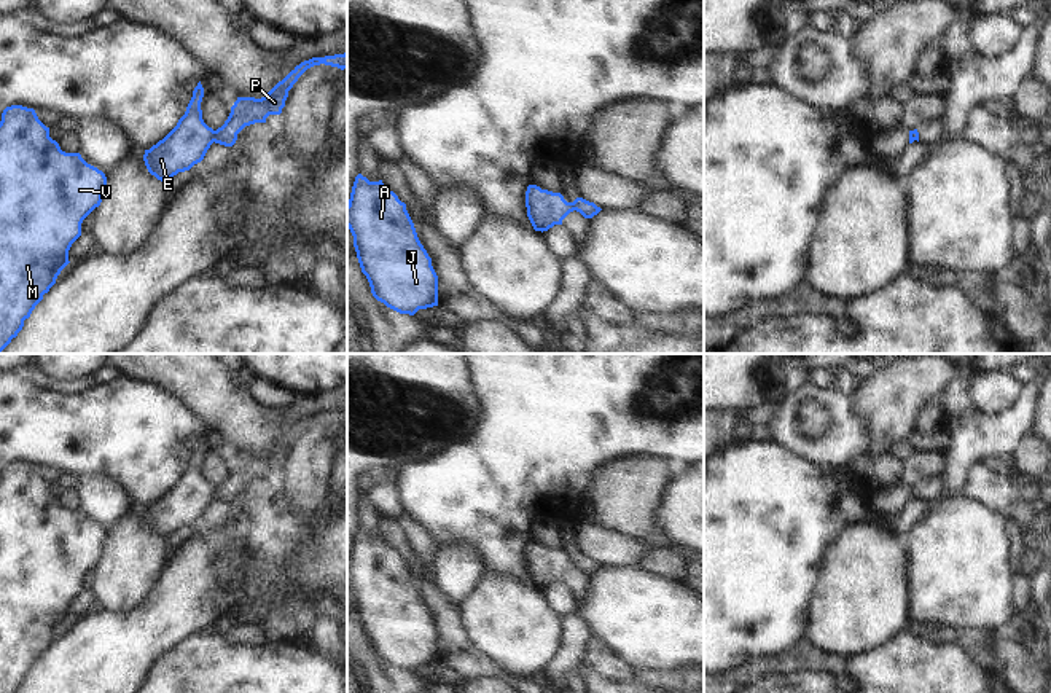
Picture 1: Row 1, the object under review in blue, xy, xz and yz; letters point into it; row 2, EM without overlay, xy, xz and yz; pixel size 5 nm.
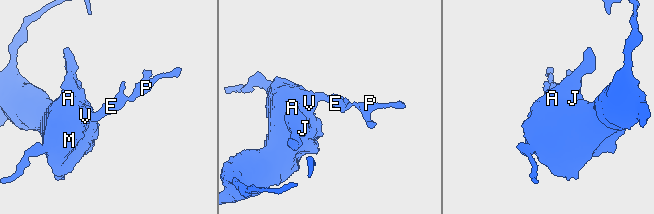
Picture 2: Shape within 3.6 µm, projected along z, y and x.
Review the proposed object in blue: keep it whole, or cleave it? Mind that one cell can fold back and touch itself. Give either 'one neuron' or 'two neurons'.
two neurons

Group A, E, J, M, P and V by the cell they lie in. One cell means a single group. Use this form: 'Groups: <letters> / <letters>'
Groups: A E J M V / P.

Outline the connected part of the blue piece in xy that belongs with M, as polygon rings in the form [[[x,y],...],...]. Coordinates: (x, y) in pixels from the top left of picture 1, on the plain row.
[[[6,464],[0,478],[0,693],[18,693],[43,652],[70,620],[68,607],[81,593],[83,577],[102,559],[107,534],[80,510],[65,510],[49,494],[33,465]]]

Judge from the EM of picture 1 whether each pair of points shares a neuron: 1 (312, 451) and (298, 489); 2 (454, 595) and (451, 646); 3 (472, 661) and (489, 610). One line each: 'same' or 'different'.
1: same
2: different
3: different

